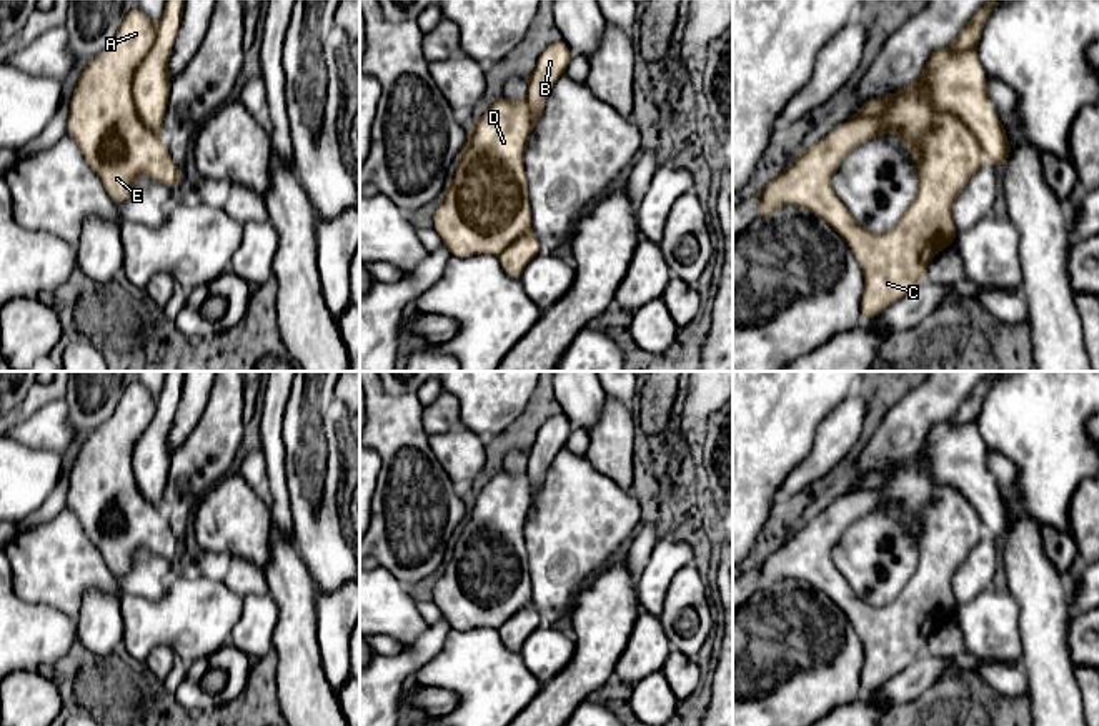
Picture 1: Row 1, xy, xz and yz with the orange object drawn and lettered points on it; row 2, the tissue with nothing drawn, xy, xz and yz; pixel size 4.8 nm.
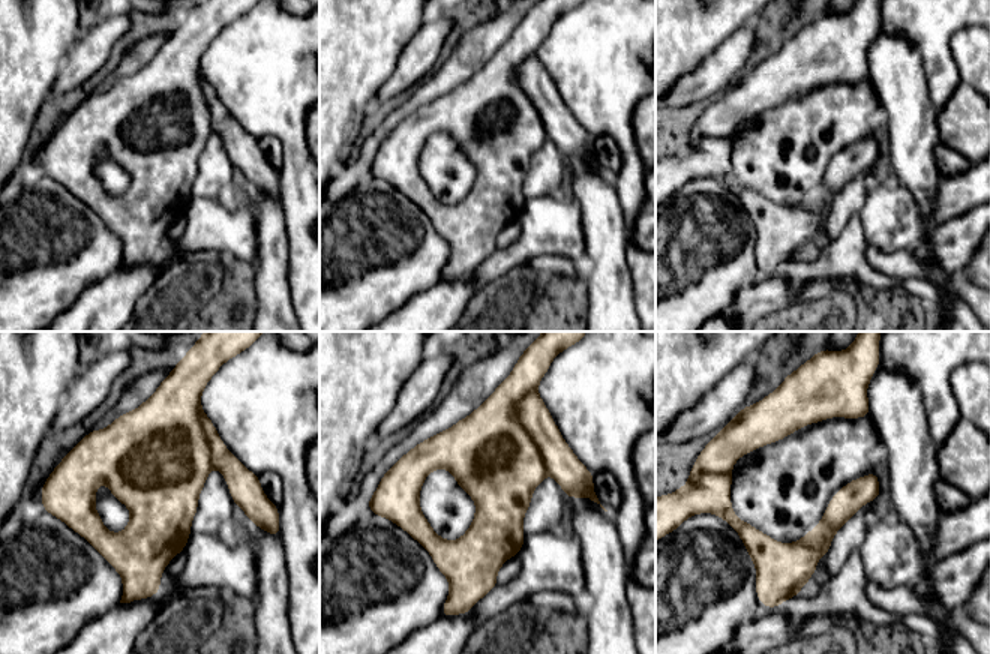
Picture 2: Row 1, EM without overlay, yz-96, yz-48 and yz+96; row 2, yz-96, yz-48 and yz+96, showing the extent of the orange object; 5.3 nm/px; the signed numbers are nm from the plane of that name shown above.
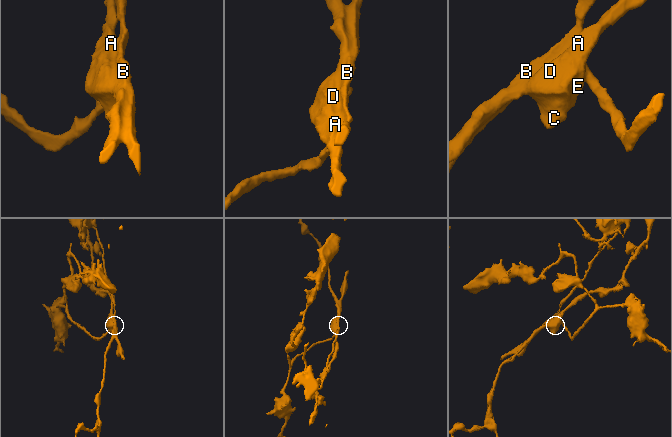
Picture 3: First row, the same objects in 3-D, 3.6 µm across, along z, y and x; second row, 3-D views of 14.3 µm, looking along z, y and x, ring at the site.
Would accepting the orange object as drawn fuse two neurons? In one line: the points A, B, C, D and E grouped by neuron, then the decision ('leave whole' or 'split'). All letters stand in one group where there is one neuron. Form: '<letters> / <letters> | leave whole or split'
A C D E / B | split

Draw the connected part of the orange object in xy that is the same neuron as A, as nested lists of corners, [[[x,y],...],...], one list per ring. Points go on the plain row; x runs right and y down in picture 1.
[[[135,378],[112,416],[82,445],[67,493],[72,510],[113,576],[125,576],[140,548],[178,564],[182,544],[160,506],[138,490],[133,451],[152,423],[157,398]]]

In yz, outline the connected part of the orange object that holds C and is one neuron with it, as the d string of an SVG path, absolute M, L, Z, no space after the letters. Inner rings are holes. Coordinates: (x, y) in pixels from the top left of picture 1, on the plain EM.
M917 455L909 466L894 471L881 490L843 495L751 569L759 578L759 593L773 591L783 579L803 579L843 609L864 648L861 691L869 694L926 654L931 633L957 611L959 604L952 591L954 574L986 533L969 500L957 488L936 481L927 458ZM889 505L898 506L904 521L914 528L917 564L891 603L873 606L854 593L831 553L851 523Z

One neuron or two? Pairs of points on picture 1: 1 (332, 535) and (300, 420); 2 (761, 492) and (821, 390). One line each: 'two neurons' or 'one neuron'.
1: one neuron
2: one neuron

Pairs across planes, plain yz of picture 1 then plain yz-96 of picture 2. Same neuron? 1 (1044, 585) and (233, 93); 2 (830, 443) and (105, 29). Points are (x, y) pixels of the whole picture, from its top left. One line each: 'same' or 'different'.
1: different
2: same

